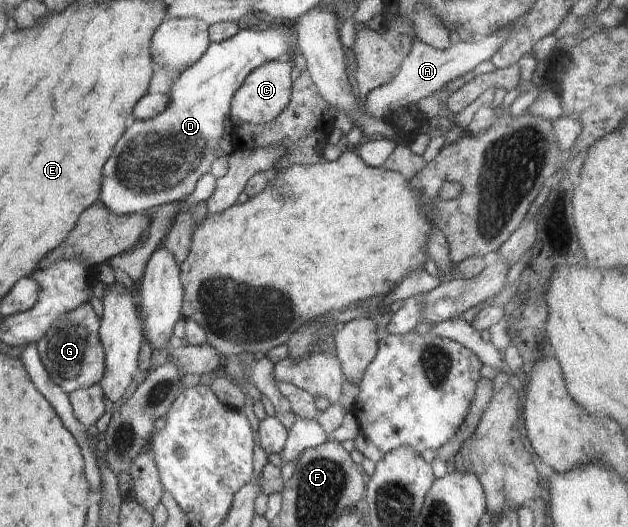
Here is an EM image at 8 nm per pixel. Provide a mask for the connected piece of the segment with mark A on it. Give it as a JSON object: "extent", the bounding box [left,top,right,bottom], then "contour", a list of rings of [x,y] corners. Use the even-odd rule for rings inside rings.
{"extent":[362,34,505,120],"contour":[[[489,34],[483,38],[475,38],[472,42],[452,44],[447,49],[439,51],[419,41],[415,35],[412,38],[412,49],[406,58],[402,58],[401,66],[393,81],[383,87],[374,89],[362,103],[364,111],[374,118],[386,120],[389,113],[397,106],[418,104],[421,99],[439,93],[445,86],[459,76],[472,73],[475,67],[482,62],[489,61],[490,57],[505,43],[502,34]]]}

